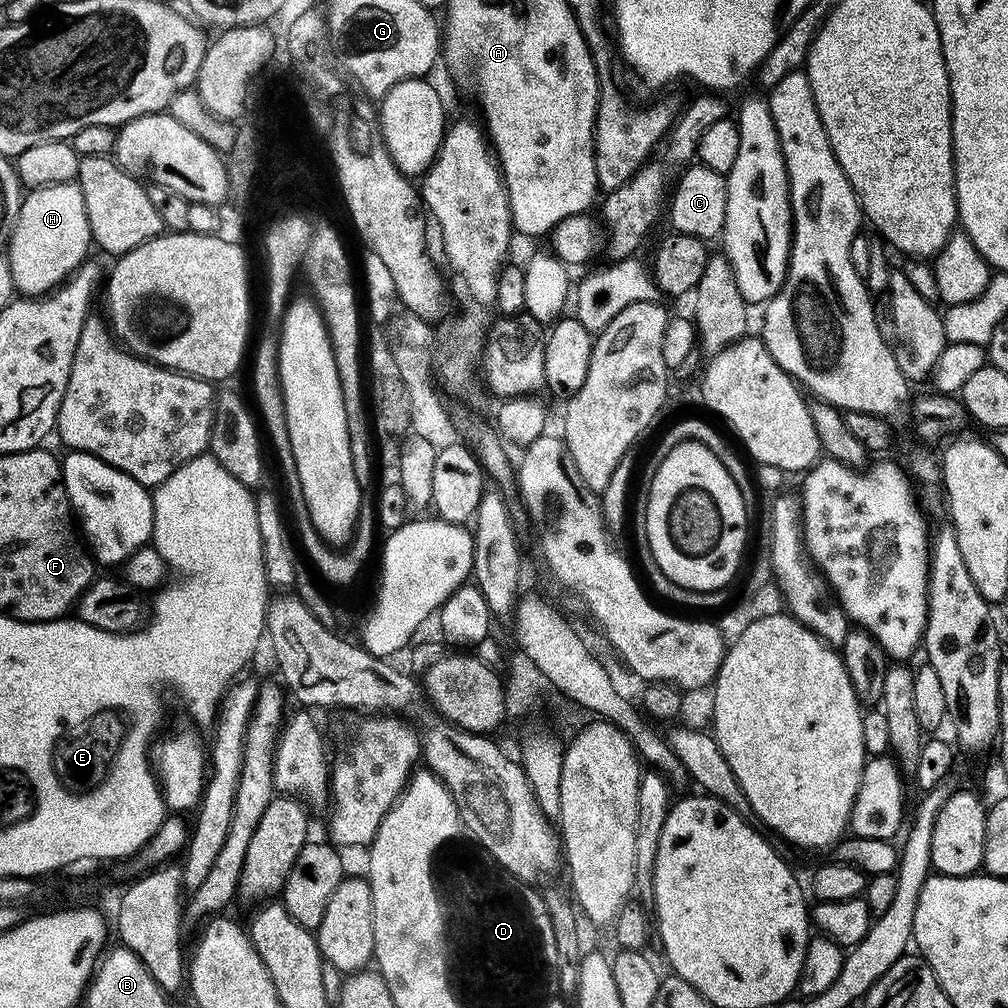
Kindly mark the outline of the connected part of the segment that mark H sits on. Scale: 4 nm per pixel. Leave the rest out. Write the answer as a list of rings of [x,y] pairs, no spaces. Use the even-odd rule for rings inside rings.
[[[73,182],[70,184],[51,184],[45,188],[34,188],[31,189],[21,199],[20,201],[20,213],[16,219],[16,225],[12,231],[12,238],[8,241],[8,246],[6,249],[6,255],[8,255],[8,268],[12,271],[12,280],[16,283],[17,293],[23,294],[28,298],[35,298],[37,296],[43,296],[45,294],[51,293],[53,290],[60,287],[85,260],[89,259],[90,252],[88,252],[88,247],[91,249],[93,247],[94,241],[92,238],[92,227],[90,222],[86,218],[86,206],[84,205],[84,199],[82,198],[82,190],[80,189],[79,183]]]

